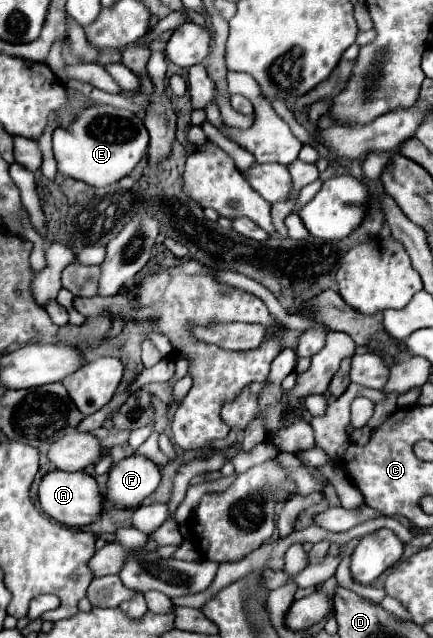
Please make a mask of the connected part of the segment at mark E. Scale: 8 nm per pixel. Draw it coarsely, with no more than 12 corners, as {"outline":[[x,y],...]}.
{"outline":[[98,104],[54,130],[58,172],[94,188],[146,156],[134,112]]}

